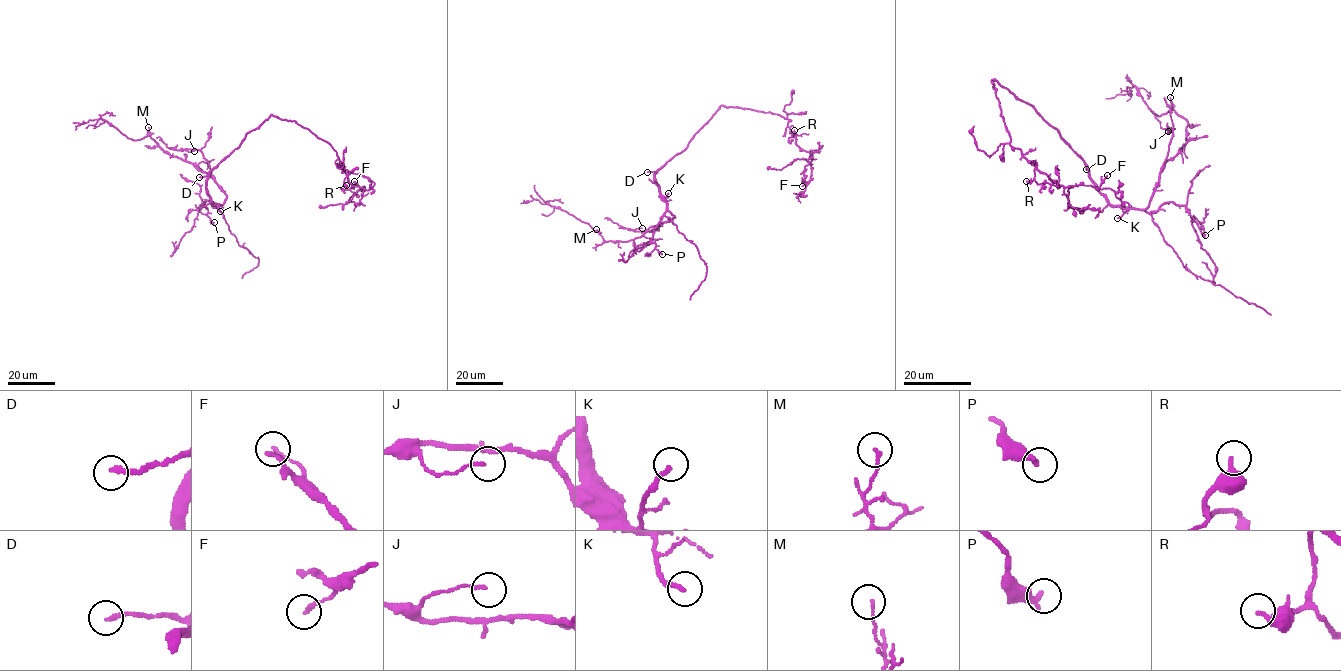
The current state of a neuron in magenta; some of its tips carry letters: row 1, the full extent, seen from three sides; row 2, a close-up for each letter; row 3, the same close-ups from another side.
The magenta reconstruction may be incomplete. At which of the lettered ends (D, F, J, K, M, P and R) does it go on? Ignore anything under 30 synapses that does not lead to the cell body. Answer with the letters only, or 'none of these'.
D

